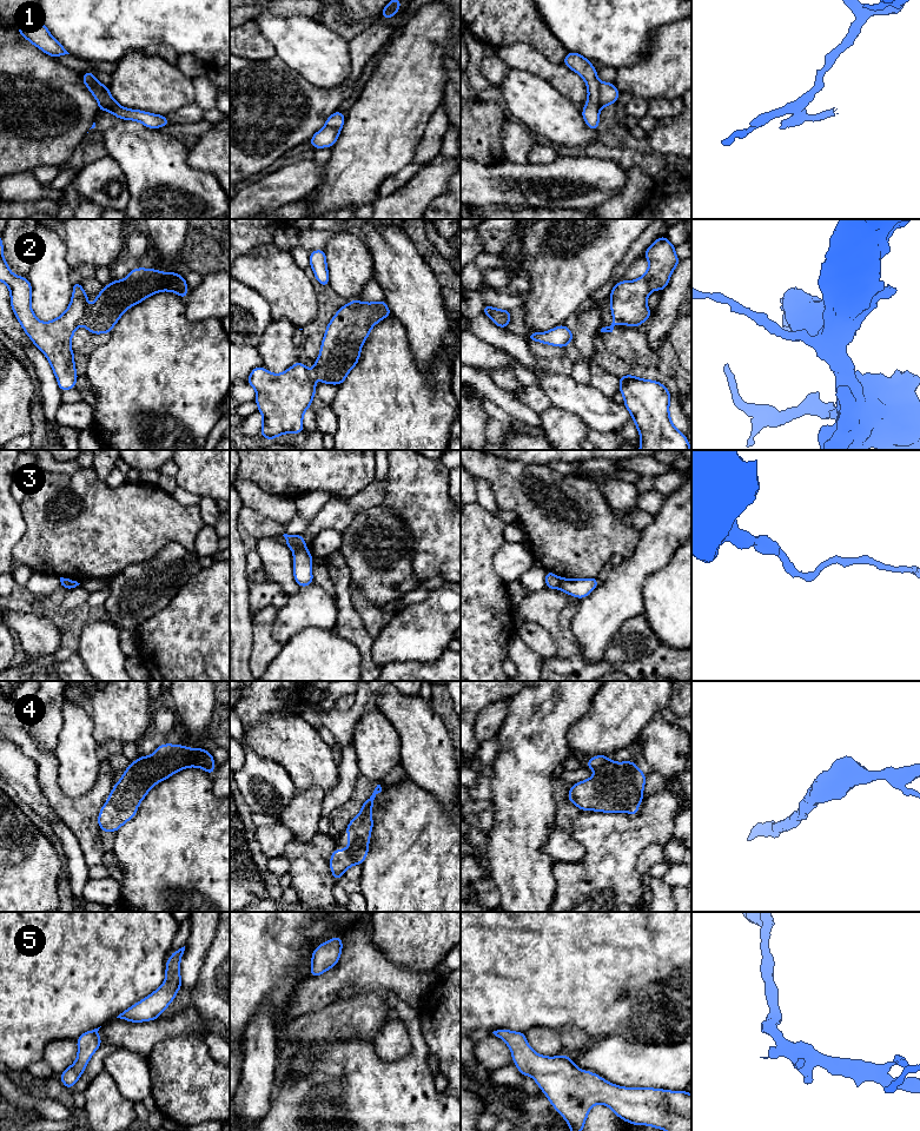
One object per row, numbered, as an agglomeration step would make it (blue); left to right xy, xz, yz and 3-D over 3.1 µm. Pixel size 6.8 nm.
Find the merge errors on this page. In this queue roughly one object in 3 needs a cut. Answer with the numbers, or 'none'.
1, 2, 3

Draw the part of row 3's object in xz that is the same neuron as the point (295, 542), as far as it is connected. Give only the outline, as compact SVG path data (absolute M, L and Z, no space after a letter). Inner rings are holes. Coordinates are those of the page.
M284 534L283 535L286 540L286 545L291 549L291 550L302 550L302 549L306 549L306 542L304 541L302 535L287 535Z

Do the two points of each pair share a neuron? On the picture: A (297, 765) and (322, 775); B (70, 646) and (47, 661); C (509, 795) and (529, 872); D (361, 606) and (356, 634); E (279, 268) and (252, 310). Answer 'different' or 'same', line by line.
A: same
B: different
C: same
D: different
E: different

